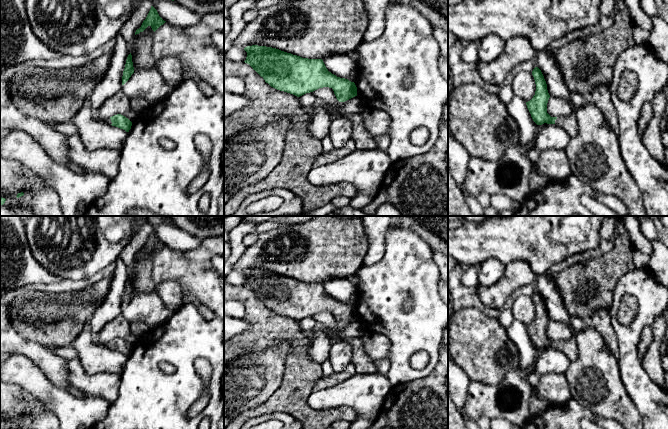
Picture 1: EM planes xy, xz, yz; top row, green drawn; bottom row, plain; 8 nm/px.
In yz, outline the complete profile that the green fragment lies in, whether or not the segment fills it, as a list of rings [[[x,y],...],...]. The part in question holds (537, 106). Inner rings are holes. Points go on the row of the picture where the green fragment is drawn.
[[[535,67],[532,71],[532,75],[536,84],[536,91],[533,98],[526,102],[527,108],[531,114],[533,121],[537,125],[555,124],[564,129],[570,138],[577,136],[579,126],[574,114],[551,117],[547,113],[547,103],[550,95],[547,90],[547,84],[541,70]]]

